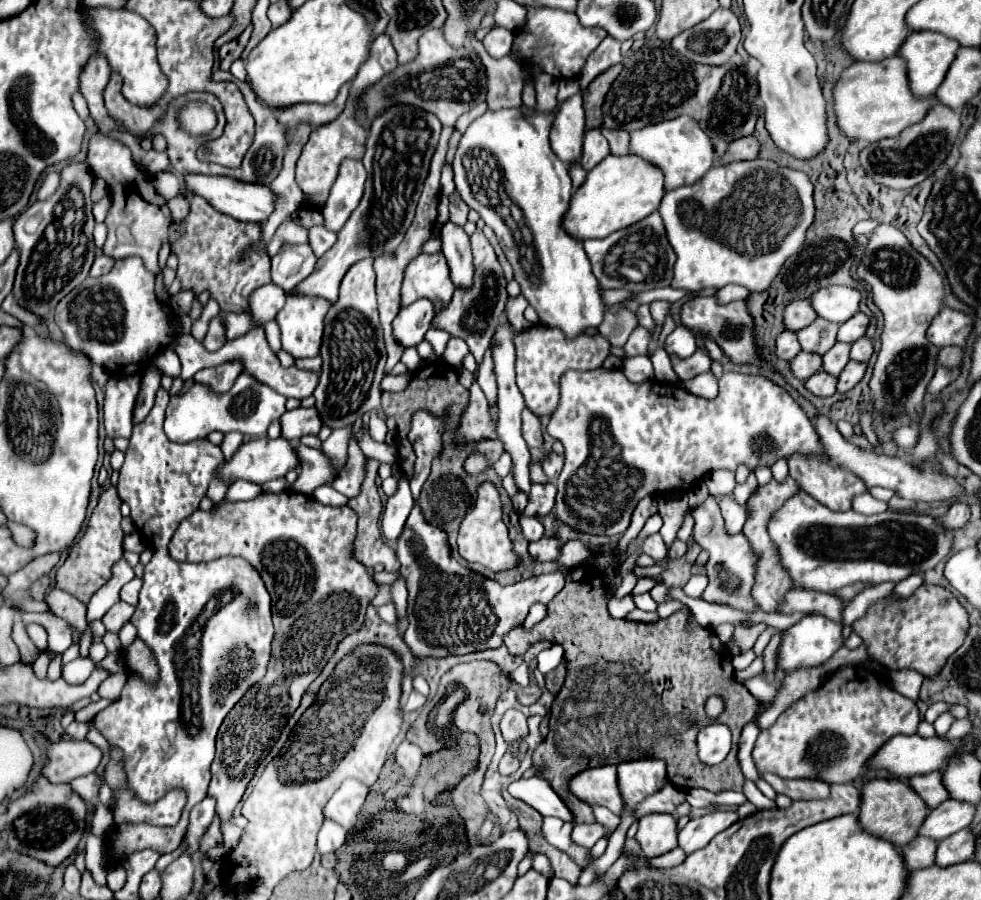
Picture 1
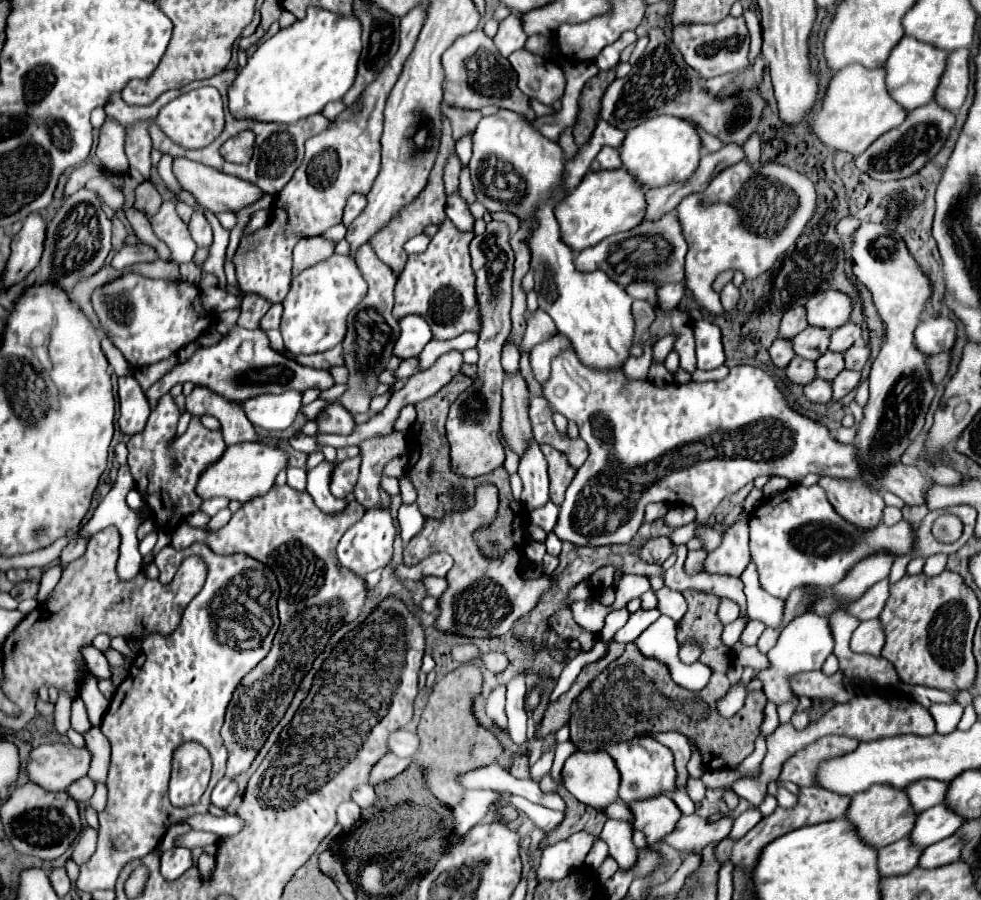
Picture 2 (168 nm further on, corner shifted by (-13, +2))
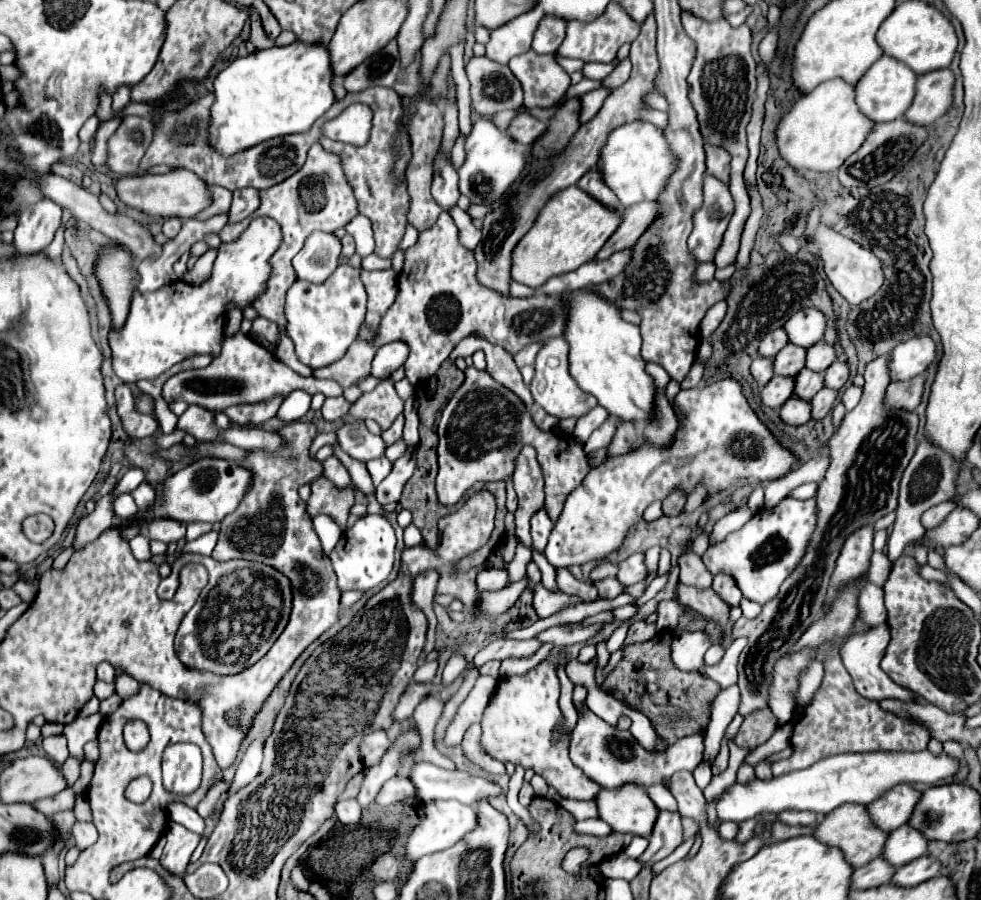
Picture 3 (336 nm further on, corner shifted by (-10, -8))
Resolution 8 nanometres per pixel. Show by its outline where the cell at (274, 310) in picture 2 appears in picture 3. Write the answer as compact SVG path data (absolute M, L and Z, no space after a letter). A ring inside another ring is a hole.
M280 334L280 344L276 348L276 358L282 360L288 368L292 368L294 372L298 372L302 376L310 376L312 374L312 368L306 366L306 364L302 364L296 358L296 354L294 354L294 342L288 336L284 336L284 334Z

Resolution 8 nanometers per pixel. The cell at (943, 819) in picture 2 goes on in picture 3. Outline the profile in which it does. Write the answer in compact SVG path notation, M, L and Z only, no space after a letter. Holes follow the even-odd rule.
M904 824L902 828L896 828L888 834L886 848L882 848L882 858L892 866L902 866L924 856L926 848L928 840L918 830Z

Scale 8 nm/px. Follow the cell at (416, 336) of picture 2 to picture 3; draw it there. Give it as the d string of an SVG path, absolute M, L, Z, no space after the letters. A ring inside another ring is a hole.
M390 342L386 346L382 346L374 360L372 360L372 376L374 378L388 378L396 368L400 368L404 364L408 356L408 346L404 342Z

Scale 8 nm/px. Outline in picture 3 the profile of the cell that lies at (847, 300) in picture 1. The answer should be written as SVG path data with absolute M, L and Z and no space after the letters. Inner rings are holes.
M802 308L790 316L784 330L790 344L810 348L824 336L824 314L816 308Z

